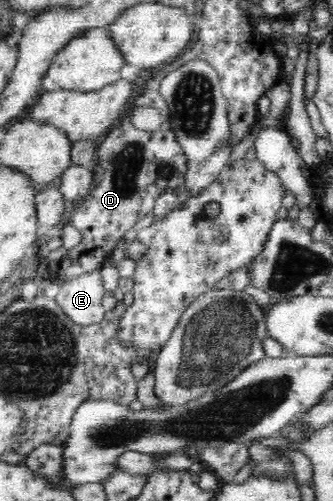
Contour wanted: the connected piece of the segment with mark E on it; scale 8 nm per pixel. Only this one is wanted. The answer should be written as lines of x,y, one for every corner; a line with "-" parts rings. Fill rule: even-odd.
100,269
62,282
55,297
57,307
67,319
78,326
88,326
100,322
106,310
102,300
110,295
102,283

